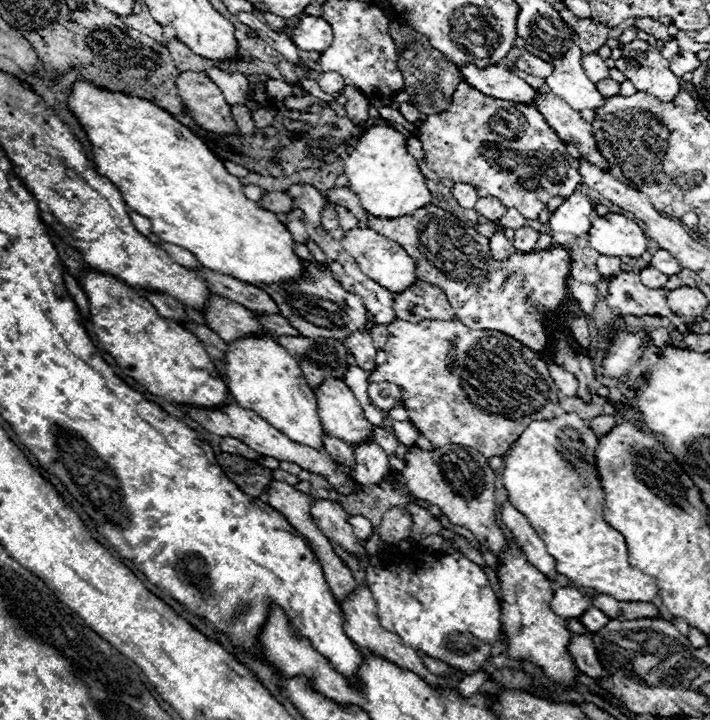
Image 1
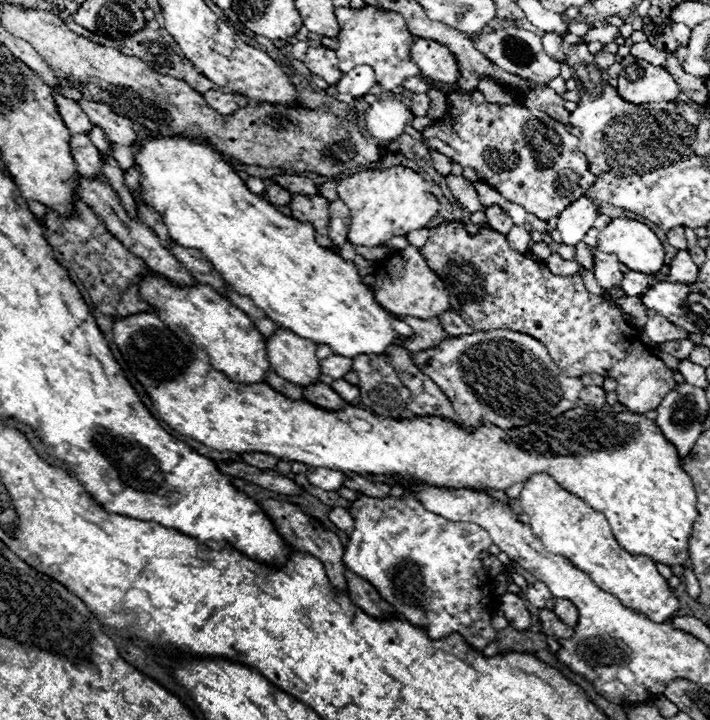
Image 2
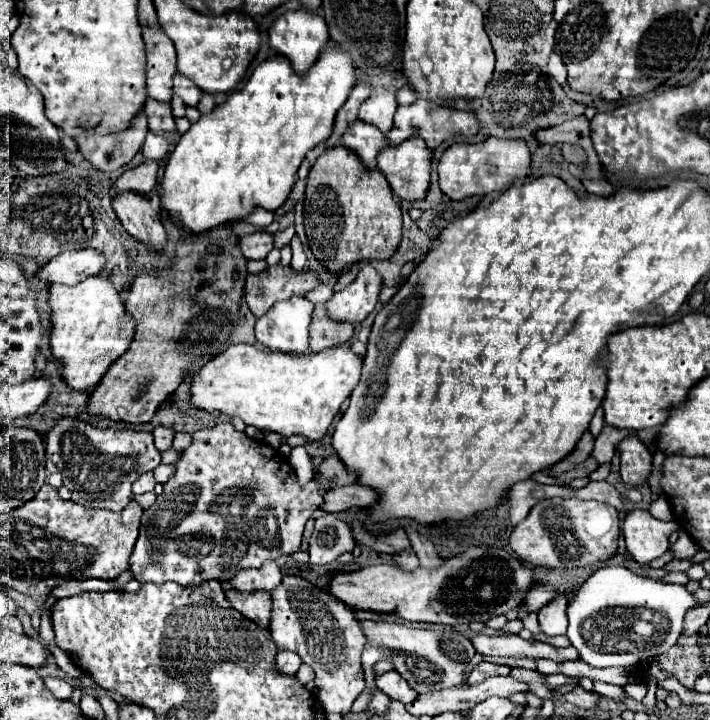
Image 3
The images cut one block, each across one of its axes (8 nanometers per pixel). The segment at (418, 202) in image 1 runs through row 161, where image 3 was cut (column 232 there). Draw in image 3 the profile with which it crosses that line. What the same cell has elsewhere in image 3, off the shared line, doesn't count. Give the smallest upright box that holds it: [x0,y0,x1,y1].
[192,344,364,440]

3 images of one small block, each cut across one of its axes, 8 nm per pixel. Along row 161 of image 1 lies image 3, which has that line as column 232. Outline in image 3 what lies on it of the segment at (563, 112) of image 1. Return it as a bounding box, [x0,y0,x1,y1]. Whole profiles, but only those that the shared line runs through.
[226,588,272,626]

